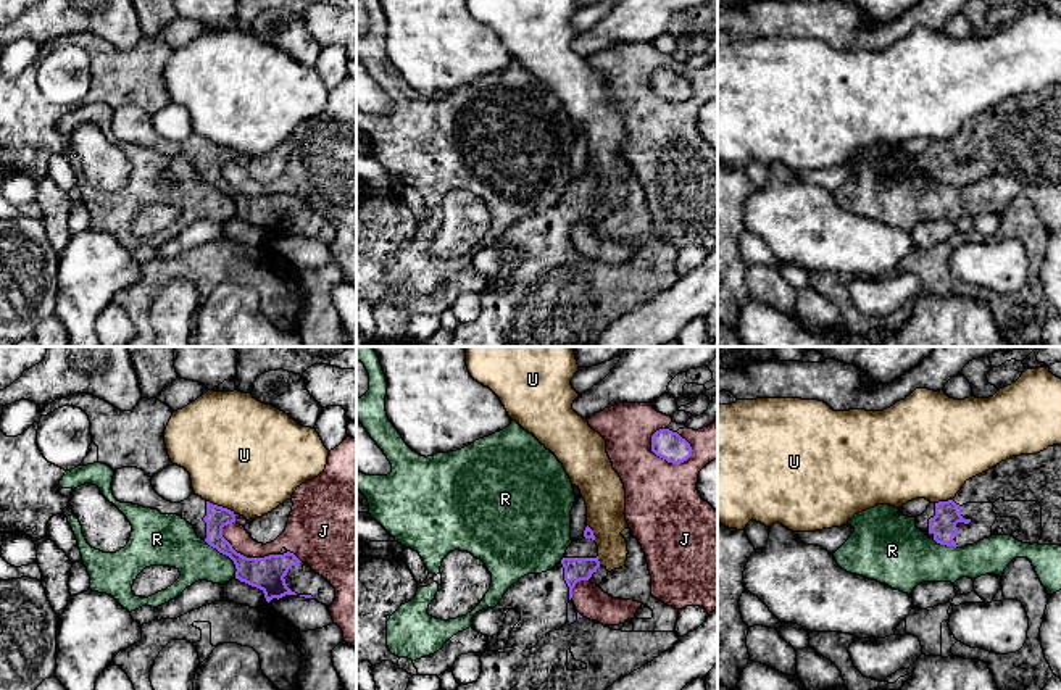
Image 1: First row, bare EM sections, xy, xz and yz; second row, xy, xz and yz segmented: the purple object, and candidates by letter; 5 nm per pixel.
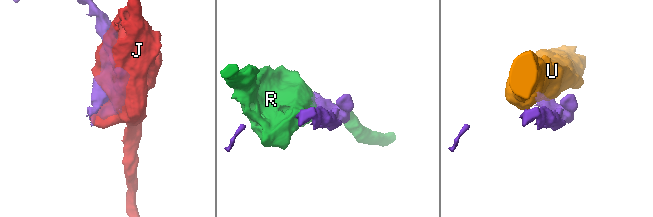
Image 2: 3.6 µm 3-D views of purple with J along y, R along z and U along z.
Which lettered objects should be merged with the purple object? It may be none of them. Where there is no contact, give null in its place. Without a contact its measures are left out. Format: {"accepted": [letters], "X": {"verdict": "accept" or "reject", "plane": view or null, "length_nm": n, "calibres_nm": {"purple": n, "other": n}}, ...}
{"accepted": [], "J": {"verdict": "reject", "plane": "xz", "length_nm": 240, "calibres_nm": {"purple": 150, "other": 380}}, "R": {"verdict": "reject", "plane": "xy", "length_nm": 240, "calibres_nm": {"purple": 170, "other": 220}}, "U": {"verdict": "reject", "plane": "xy", "length_nm": 160, "calibres_nm": {"purple": 110, "other": 500}}}

